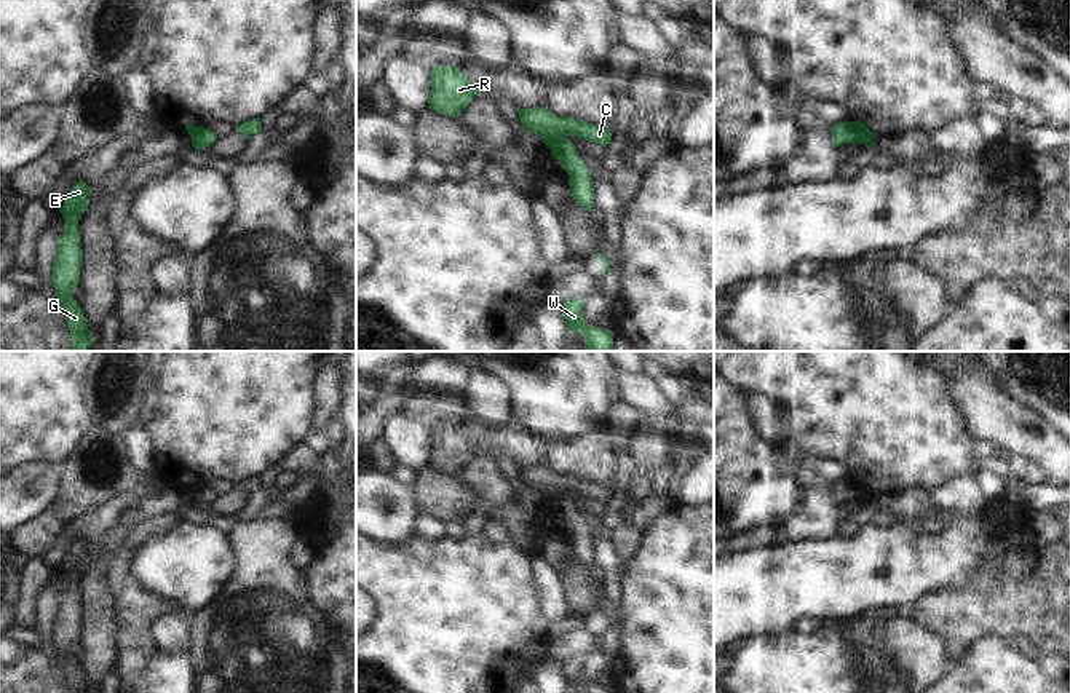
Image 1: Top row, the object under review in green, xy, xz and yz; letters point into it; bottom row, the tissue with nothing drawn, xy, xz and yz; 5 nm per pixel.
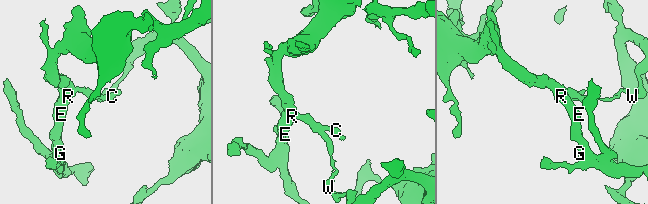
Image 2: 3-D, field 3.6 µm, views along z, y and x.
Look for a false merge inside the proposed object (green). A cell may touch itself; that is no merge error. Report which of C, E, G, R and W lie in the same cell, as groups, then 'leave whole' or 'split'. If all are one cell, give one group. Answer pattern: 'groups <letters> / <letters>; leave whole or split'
groups C E G R / W; split

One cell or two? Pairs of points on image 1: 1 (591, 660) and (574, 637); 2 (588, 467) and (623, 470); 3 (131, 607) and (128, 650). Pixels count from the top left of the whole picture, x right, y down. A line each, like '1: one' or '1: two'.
1: two
2: two
3: one

